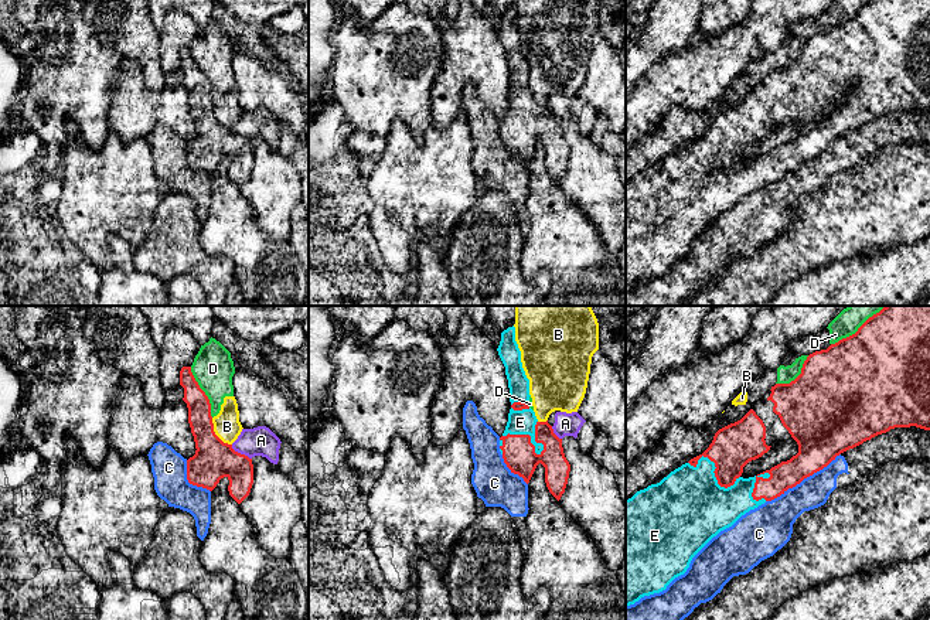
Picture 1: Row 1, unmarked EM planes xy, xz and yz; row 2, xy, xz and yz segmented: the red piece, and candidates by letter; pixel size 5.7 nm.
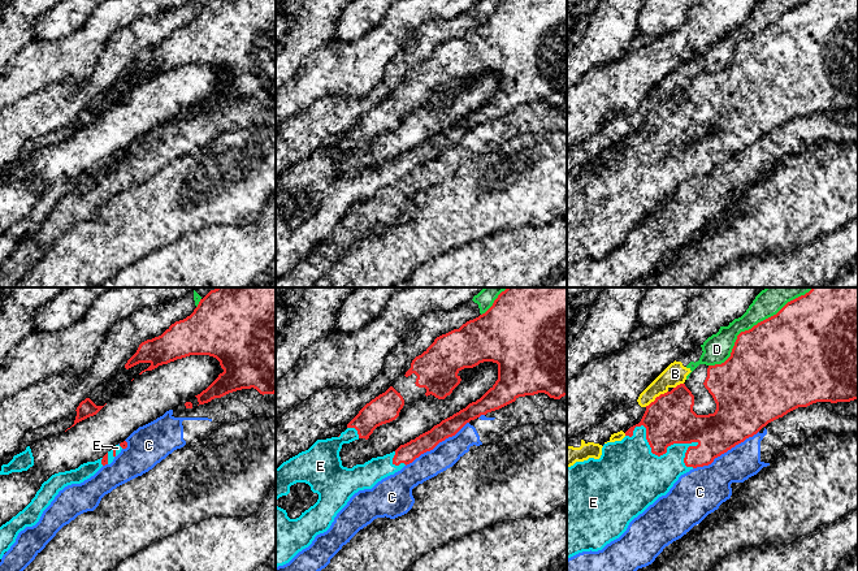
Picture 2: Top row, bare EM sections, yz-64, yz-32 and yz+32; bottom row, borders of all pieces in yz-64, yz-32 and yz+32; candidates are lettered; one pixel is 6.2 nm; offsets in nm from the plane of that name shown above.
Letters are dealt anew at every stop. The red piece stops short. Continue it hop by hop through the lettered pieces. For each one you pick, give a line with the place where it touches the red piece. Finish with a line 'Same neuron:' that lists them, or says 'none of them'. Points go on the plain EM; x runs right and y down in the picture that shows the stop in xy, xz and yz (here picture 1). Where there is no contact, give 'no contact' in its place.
E: contact xz (528, 118)
Same neuron: E

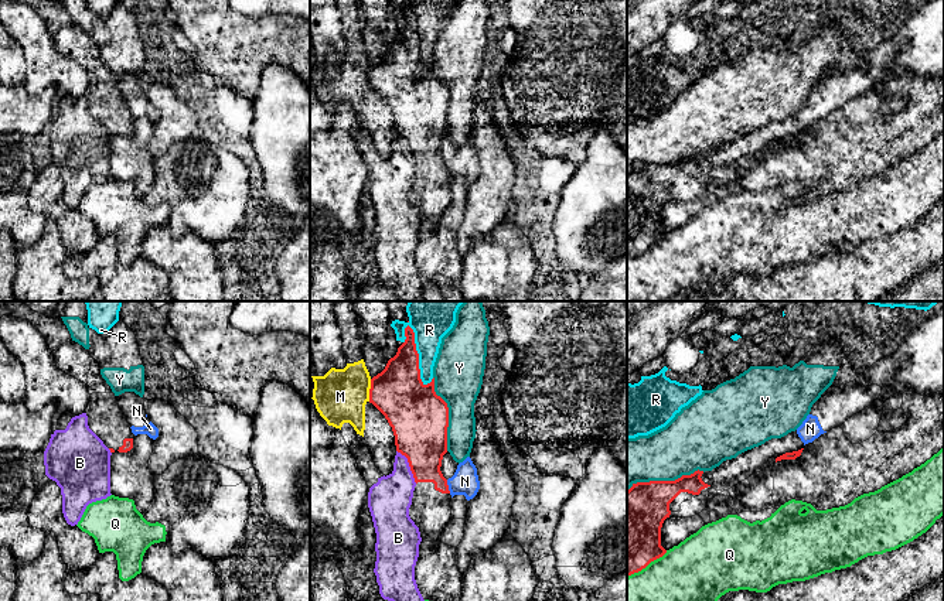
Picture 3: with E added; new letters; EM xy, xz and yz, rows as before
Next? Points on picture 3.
Same neuron: none of them

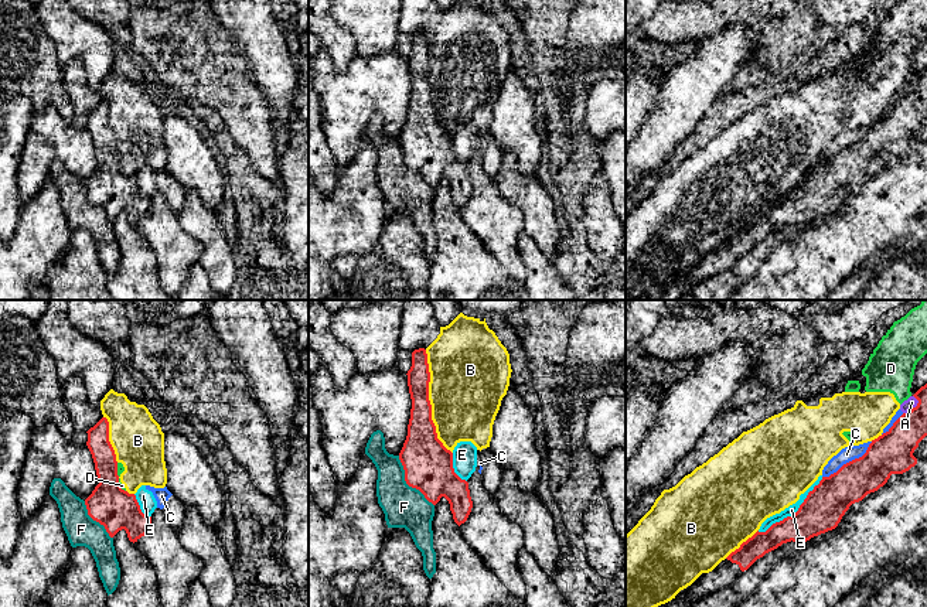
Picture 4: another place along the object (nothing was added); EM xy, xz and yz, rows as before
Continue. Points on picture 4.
Same neuron: none of them

